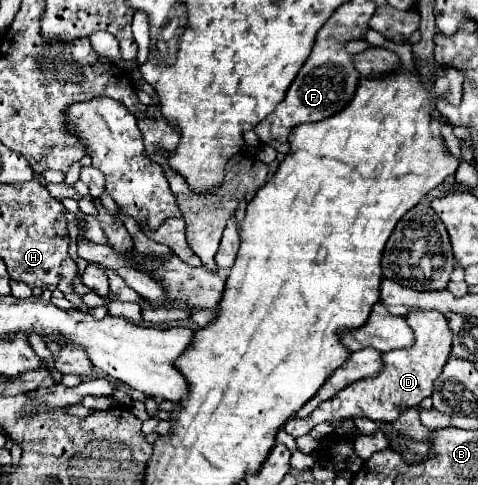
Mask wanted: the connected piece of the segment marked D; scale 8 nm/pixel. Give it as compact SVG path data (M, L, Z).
M413 312L407 316L407 324L415 332L415 344L407 350L391 350L383 354L385 368L379 378L367 378L361 382L349 384L337 396L323 402L309 418L291 418L283 430L293 438L309 434L317 424L333 424L349 418L369 418L369 420L387 420L393 422L407 408L419 406L419 402L433 394L433 382L443 372L443 366L451 352L451 330L447 318L441 312Z

